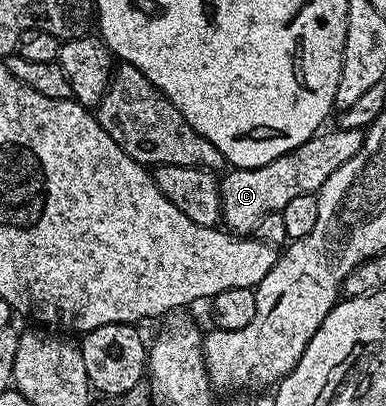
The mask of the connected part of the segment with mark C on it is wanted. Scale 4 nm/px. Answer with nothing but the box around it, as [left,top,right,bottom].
[220,127,365,234]

